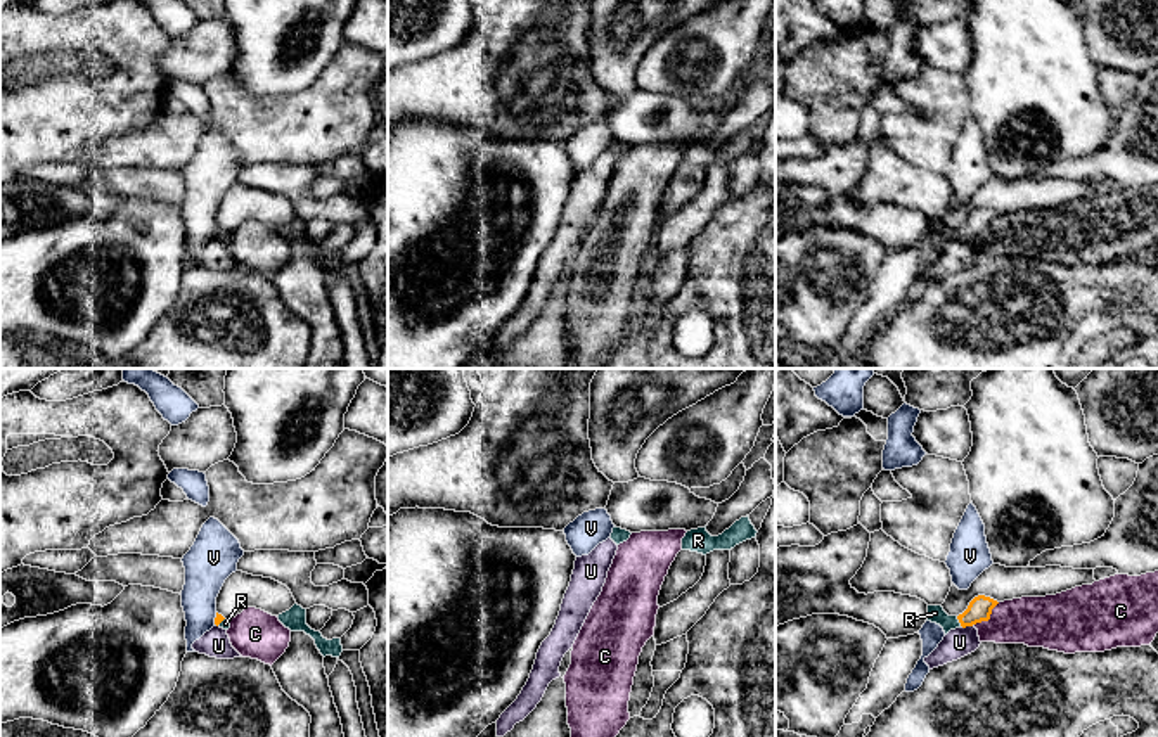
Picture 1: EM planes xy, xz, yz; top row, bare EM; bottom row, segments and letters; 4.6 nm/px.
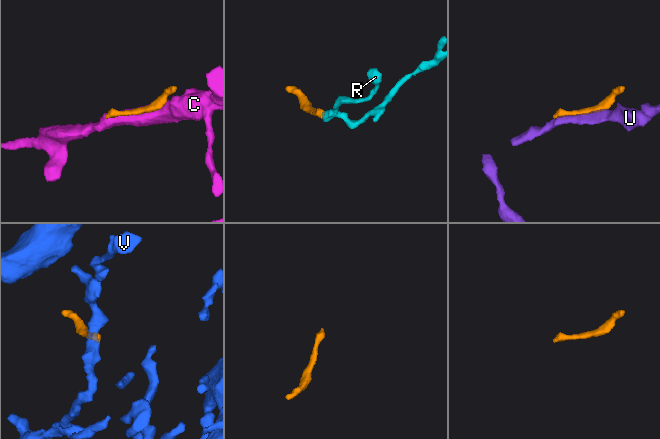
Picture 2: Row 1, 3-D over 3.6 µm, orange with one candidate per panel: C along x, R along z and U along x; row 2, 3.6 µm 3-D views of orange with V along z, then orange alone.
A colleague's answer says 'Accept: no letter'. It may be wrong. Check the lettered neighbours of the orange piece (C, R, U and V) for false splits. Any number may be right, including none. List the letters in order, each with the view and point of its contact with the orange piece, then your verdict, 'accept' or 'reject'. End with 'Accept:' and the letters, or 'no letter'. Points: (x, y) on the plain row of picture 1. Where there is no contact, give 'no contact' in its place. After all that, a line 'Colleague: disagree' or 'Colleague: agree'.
C: yz (987, 232) | reject
R: yz (959, 234) | accept
U: yz (966, 237) | reject
V: xy (215, 232) | reject
Accept: R
Colleague: disagree

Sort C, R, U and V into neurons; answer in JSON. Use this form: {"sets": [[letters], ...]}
{"sets": [["C"], ["R"], ["U"], ["V"]]}

